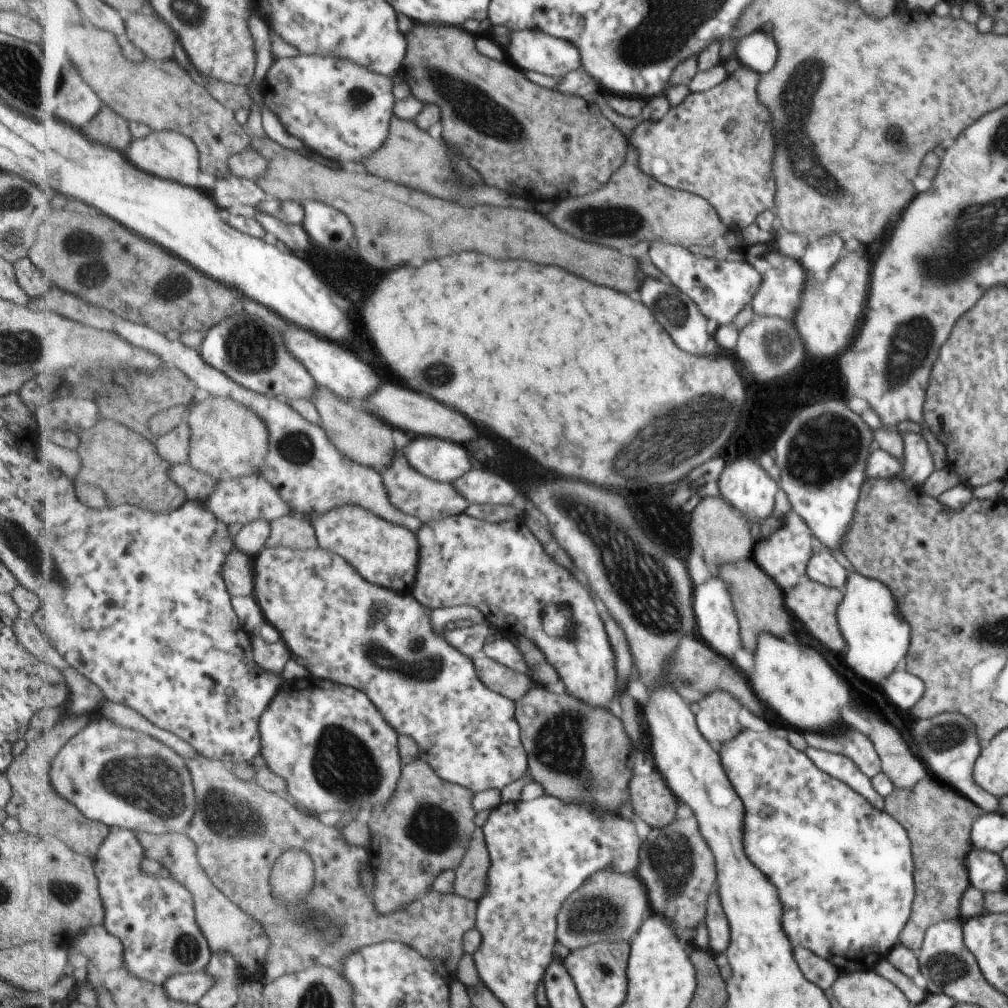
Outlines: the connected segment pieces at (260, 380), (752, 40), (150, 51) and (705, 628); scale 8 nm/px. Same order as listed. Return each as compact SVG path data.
M245 310L225 317L209 330L199 351L208 365L214 366L248 389L289 402L298 398L312 400L314 397L317 382L306 364L288 349L281 330L277 326L266 324L259 316L247 314Z
M755 31L734 41L733 55L741 65L749 67L760 75L769 72L775 65L777 45L771 38L771 34Z
M141 11L125 16L125 39L139 47L149 59L171 59L177 34L165 22Z
M713 574L712 578L703 584L695 585L694 610L697 617L699 634L710 648L723 658L729 658L729 662L737 662L737 666L743 666L743 662L749 664L752 660L750 652L745 652L739 642L739 633L736 614L734 613L730 596L726 586Z

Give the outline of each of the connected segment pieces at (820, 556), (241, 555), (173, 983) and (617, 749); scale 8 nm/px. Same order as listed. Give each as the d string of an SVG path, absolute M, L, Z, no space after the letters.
M818 546L808 560L805 576L813 582L843 590L848 573L825 547Z
M236 546L224 562L224 579L233 597L251 597L254 594L253 567L255 557Z
M205 970L176 974L164 984L164 987L174 999L197 1005L215 983L215 977Z
M536 683L523 698L516 701L516 717L520 723L521 736L528 754L531 776L533 776L533 779L536 781L543 783L544 786L545 784L551 784L551 790L547 790L547 794L557 794L557 798L565 798L565 800L571 800L571 802L579 802L579 800L581 800L581 802L589 802L589 804L593 804L593 806L599 806L599 809L603 808L609 811L609 808L611 808L612 813L618 813L617 808L619 808L619 806L625 802L625 798L627 798L625 792L630 790L630 780L633 776L630 767L635 750L637 750L637 746L633 745L632 740L627 736L624 724L619 720L619 717L615 716L615 714L611 714L609 709L594 707L569 692L554 694L553 692L549 692L545 686Z

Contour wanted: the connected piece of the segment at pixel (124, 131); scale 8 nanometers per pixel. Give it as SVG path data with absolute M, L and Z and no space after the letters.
M103 105L83 131L94 141L126 153L134 139L128 121L111 107Z

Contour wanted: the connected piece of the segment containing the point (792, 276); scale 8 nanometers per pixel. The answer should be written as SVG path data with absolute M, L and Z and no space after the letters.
M772 251L763 254L767 256L769 267L752 294L750 303L753 314L791 320L806 283L805 272L795 259Z

